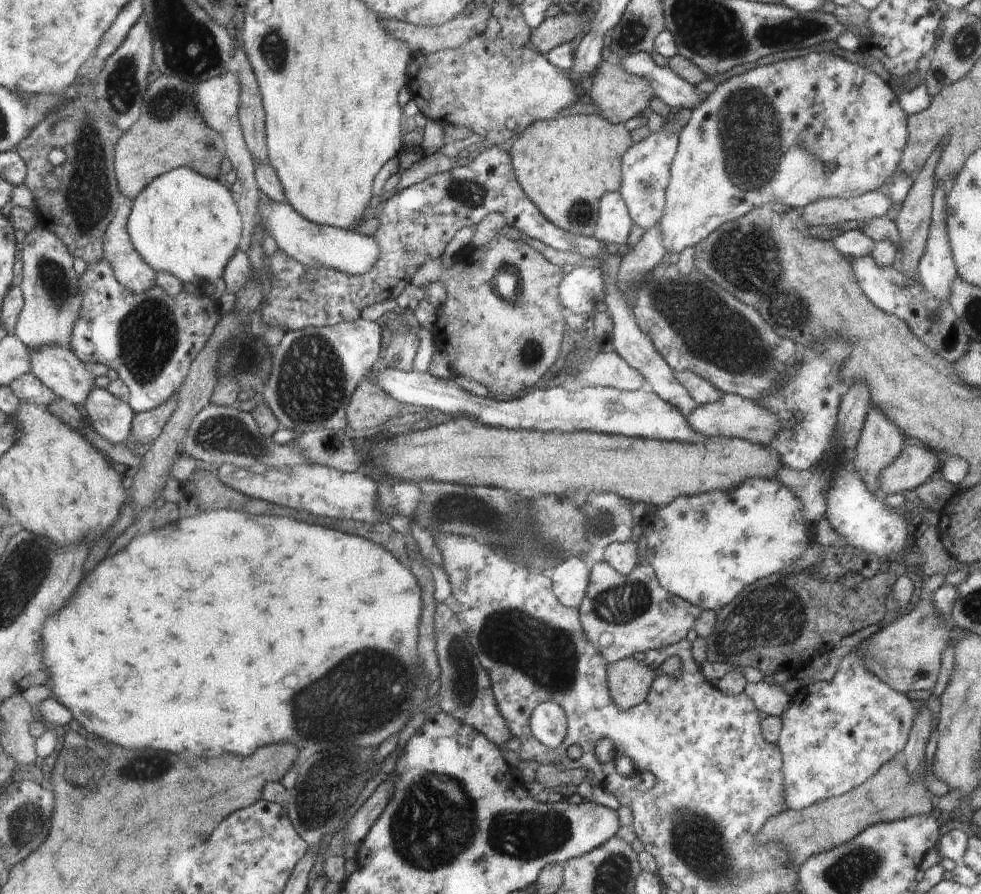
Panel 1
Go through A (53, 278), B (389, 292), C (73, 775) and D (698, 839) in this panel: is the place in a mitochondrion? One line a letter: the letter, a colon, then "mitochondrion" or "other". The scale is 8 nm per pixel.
A: mitochondrion
B: other
C: mitochondrion
D: mitochondrion

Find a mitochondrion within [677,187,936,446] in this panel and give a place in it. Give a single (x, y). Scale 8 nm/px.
(753, 257)

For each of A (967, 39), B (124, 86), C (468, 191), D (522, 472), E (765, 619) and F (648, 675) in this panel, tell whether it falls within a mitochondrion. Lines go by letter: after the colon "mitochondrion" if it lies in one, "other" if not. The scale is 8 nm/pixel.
A: mitochondrion
B: mitochondrion
C: mitochondrion
D: other
E: mitochondrion
F: other

